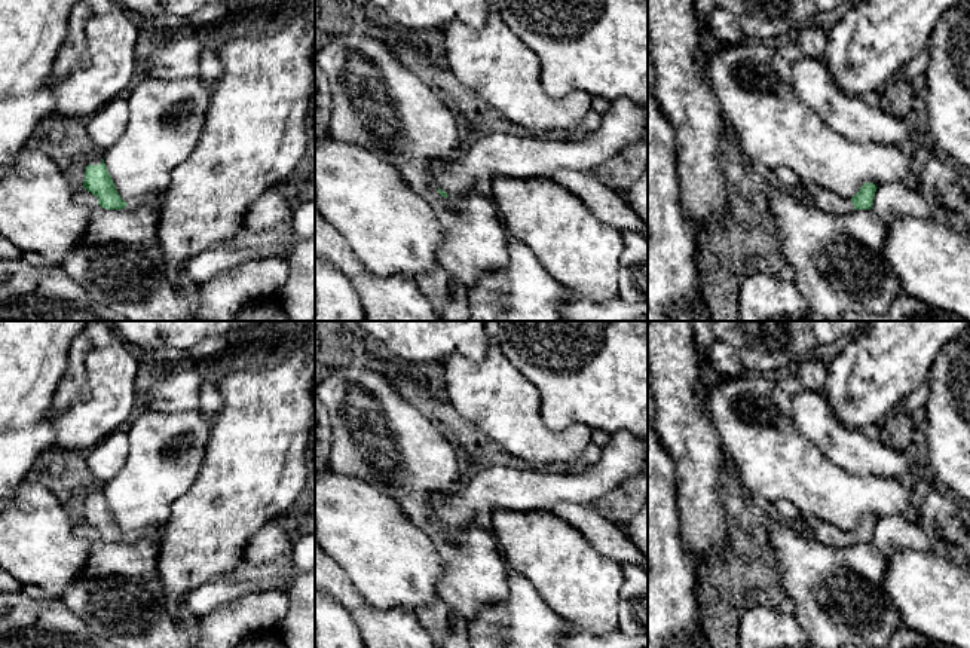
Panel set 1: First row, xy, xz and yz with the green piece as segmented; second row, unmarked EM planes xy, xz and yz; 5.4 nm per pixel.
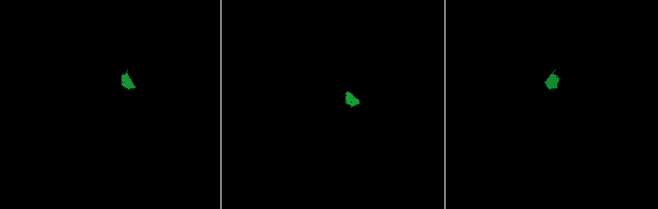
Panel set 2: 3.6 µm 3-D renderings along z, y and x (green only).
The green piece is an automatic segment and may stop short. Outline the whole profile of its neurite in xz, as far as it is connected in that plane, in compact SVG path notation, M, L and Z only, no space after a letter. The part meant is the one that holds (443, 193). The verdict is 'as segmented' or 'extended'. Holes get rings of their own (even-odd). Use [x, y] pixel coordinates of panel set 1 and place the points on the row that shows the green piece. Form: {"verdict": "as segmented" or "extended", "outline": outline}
{"verdict": "extended", "outline": "M621 97L611 101L609 110L602 114L600 126L594 131L582 131L578 137L566 140L545 140L539 137L518 137L507 132L492 132L480 138L468 150L462 152L459 158L452 162L435 162L432 165L432 175L437 181L438 193L444 198L458 196L466 192L475 192L483 198L492 199L493 181L496 178L553 178L562 169L573 169L588 172L593 168L619 155L627 146L645 140L648 135L648 104L634 103L631 98Z"}

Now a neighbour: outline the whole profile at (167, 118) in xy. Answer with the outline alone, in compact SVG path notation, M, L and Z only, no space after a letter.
M146 77L128 98L129 122L125 134L104 150L104 163L120 198L135 204L144 195L163 195L172 171L195 150L204 129L211 88L199 77L159 80Z

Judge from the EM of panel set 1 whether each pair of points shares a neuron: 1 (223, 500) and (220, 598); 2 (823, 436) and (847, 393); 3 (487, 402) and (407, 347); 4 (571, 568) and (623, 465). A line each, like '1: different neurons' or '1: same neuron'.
1: different neurons
2: different neurons
3: different neurons
4: different neurons

